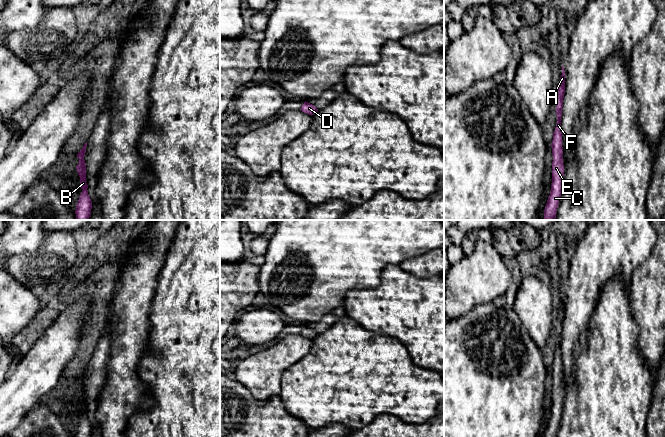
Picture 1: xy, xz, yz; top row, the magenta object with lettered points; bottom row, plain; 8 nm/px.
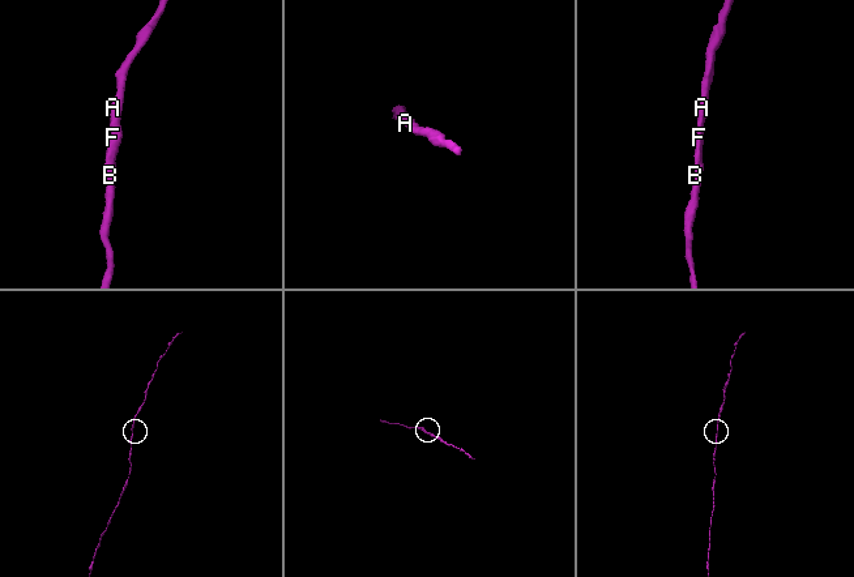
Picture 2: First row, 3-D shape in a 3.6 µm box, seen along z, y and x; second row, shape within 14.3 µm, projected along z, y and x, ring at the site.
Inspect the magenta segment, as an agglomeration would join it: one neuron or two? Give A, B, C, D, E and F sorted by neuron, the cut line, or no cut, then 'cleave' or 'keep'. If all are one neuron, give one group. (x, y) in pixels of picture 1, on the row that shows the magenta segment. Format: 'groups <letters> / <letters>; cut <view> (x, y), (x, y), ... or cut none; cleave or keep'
groups A B C D E F; cut none; keep

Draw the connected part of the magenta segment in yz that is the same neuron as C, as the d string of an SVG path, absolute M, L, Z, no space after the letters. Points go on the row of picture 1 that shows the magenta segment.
M562 66L562 75L560 77L558 98L556 102L556 114L557 124L553 133L552 146L552 183L551 191L548 197L545 209L544 209L544 220L555 220L557 214L557 208L561 197L563 187L563 176L564 176L564 164L563 164L563 147L562 147L562 131L561 131L561 117L563 98L565 94L565 71Z

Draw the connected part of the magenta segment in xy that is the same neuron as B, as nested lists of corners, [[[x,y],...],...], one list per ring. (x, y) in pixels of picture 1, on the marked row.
[[[87,143],[84,144],[83,148],[77,154],[77,157],[79,158],[79,164],[76,166],[76,169],[80,177],[80,187],[82,192],[76,205],[76,220],[89,220],[92,209],[92,202],[88,194],[88,185],[86,183],[86,163],[84,160],[86,146]]]

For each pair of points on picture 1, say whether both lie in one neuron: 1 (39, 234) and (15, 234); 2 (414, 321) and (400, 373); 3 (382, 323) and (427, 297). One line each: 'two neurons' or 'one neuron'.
1: one neuron
2: two neurons
3: one neuron

